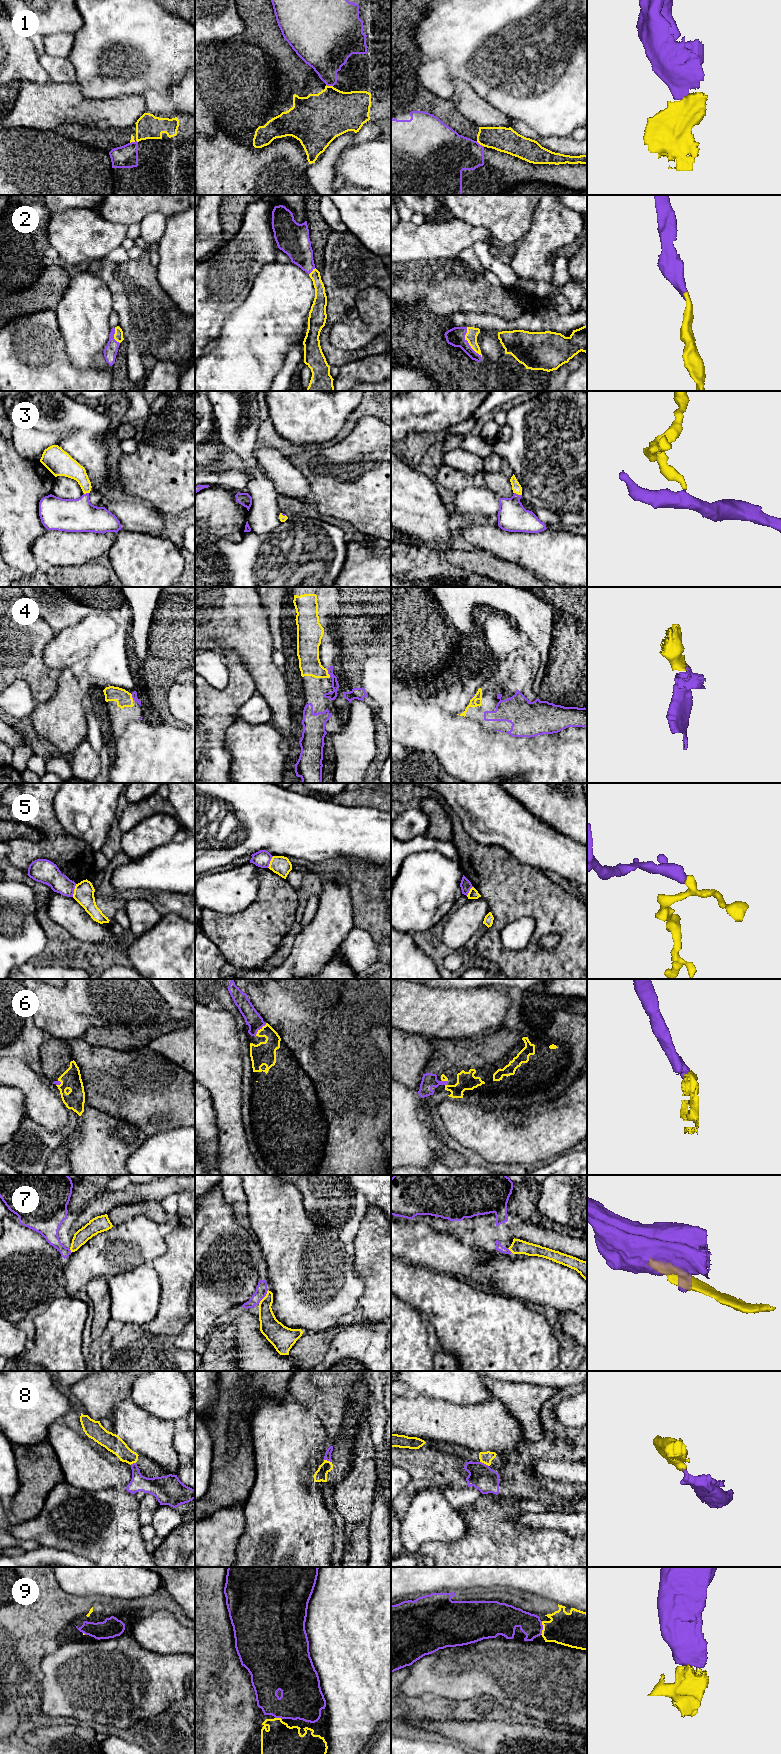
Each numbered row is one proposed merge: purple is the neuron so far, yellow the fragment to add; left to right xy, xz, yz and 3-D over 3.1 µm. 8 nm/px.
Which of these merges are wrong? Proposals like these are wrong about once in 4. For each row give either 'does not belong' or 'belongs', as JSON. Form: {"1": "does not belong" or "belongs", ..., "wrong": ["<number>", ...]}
{"1": "does not belong", "2": "belongs", "3": "belongs", "4": "belongs", "5": "does not belong", "6": "belongs", "7": "does not belong", "8": "belongs", "9": "belongs", "wrong": ["1", "5", "7"]}

